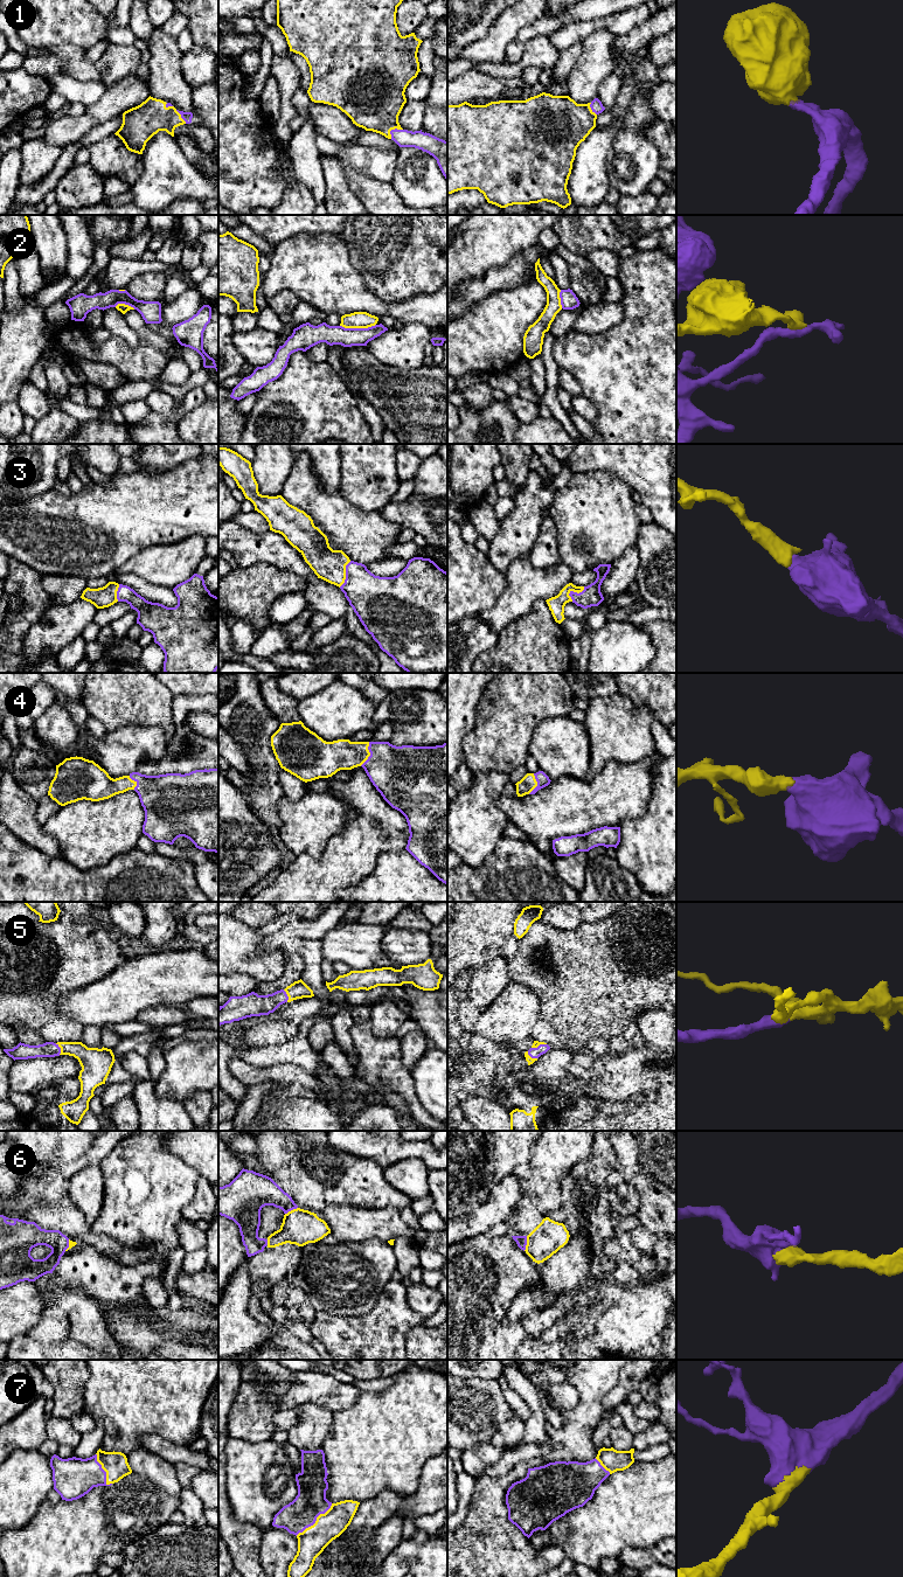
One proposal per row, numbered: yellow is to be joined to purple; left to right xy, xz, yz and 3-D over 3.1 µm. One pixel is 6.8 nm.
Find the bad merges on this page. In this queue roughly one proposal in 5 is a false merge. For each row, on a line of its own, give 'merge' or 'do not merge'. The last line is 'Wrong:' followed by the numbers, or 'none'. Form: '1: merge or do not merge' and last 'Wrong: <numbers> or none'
1: merge
2: do not merge
3: merge
4: merge
5: merge
6: merge
7: merge
Wrong: 2

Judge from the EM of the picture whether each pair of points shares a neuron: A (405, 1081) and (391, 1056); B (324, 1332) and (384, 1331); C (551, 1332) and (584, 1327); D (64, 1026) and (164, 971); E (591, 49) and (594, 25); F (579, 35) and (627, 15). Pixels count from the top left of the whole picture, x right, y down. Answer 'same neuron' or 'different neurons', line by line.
A: same neuron
B: same neuron
C: different neurons
D: different neurons
E: different neurons
F: same neuron

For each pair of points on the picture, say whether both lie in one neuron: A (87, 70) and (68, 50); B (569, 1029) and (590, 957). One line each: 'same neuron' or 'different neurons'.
A: same neuron
B: same neuron

